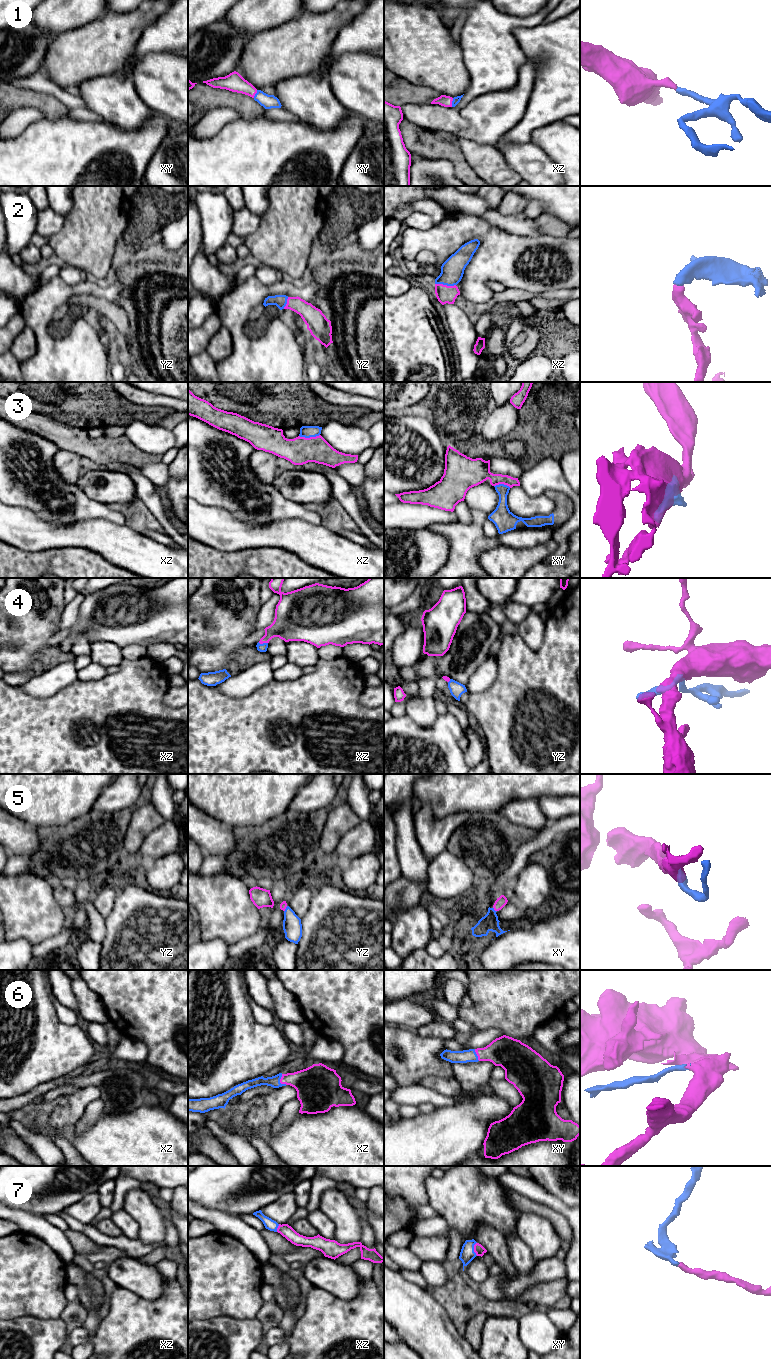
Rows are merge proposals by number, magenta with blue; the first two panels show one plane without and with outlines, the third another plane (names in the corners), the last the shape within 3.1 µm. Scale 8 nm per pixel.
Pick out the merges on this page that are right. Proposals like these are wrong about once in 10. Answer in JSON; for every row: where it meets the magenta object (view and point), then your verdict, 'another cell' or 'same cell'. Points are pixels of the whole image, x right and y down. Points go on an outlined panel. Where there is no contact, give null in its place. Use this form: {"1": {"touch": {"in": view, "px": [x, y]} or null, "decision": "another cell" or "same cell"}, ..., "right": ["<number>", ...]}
{"1": {"touch": {"in": "xz", "px": [451, 102]}, "decision": "same cell"}, "2": {"touch": {"in": "xz", "px": [445, 285]}, "decision": "same cell"}, "3": {"touch": {"in": "xz", "px": [310, 437]}, "decision": "same cell"}, "4": {"touch": {"in": "xz", "px": [263, 642]}, "decision": "same cell"}, "5": {"touch": {"in": "xy", "px": [494, 909]}, "decision": "same cell"}, "6": {"touch": {"in": "xz", "px": [280, 1081]}, "decision": "same cell"}, "7": {"touch": {"in": "xy", "px": [474, 1249]}, "decision": "same cell"}, "right": ["1", "2", "3", "4", "5", "6", "7"]}

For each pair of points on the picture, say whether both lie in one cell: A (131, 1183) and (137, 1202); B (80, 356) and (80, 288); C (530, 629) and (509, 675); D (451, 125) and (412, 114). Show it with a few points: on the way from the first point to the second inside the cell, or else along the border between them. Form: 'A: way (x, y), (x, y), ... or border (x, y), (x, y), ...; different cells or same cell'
A: border (139, 1187), (131, 1189), (125, 1195), (122, 1207); different cells
B: way (56, 348), (43, 335), (43, 312), (56, 299); same cell
C: border (517, 631), (533, 650), (536, 650), (544, 641); different cells
D: way (441, 119), (422, 115); same cell

